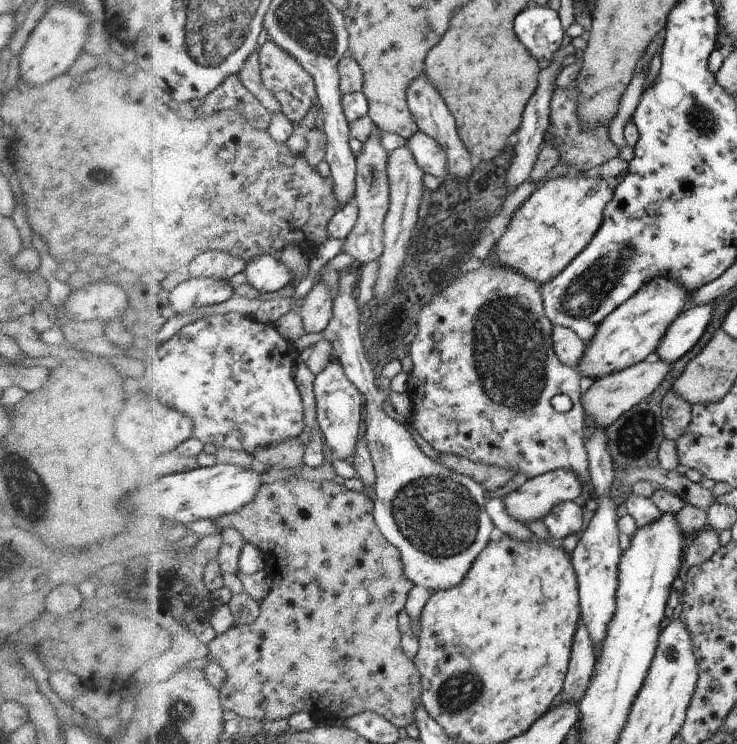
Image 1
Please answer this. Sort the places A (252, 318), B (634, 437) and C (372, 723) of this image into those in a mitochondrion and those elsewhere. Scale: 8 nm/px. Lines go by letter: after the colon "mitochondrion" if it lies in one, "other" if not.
A: other
B: mitochondrion
C: other

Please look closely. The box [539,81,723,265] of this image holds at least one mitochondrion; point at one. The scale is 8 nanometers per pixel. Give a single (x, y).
(702, 119)

